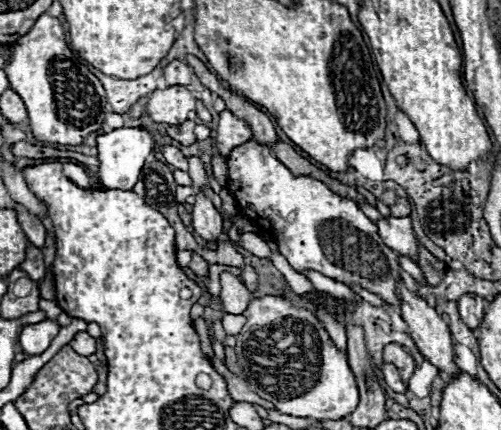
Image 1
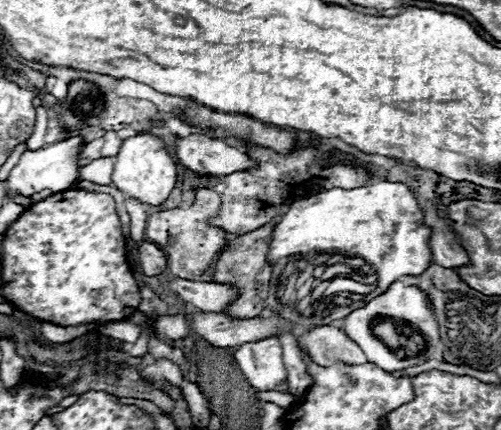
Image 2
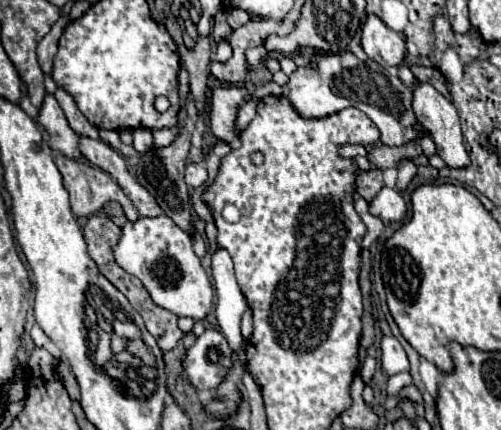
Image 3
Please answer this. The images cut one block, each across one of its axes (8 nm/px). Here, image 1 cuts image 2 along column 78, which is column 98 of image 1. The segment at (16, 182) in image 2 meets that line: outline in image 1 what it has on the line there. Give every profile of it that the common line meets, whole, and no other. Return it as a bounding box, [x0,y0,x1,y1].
[96,128,154,190]

